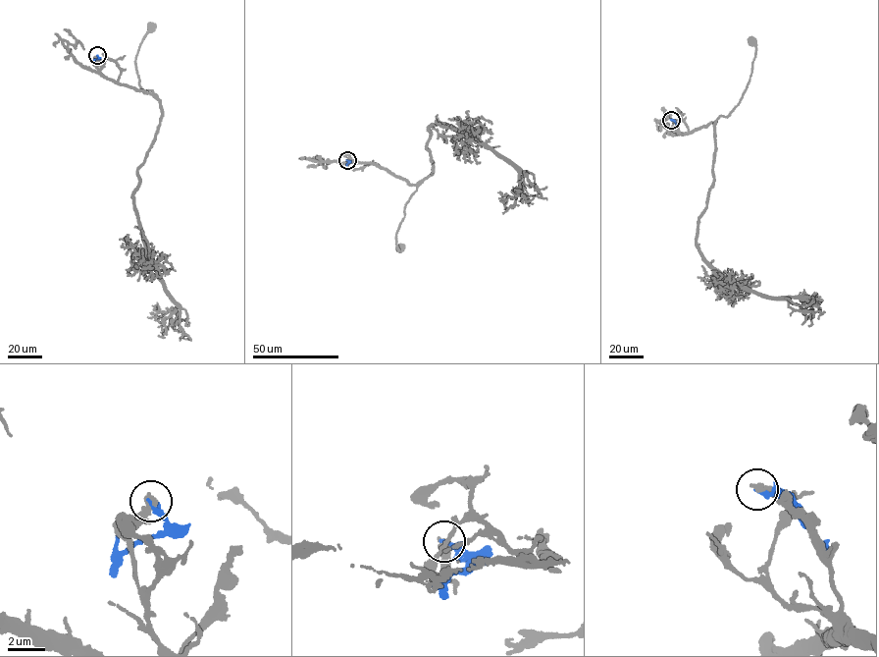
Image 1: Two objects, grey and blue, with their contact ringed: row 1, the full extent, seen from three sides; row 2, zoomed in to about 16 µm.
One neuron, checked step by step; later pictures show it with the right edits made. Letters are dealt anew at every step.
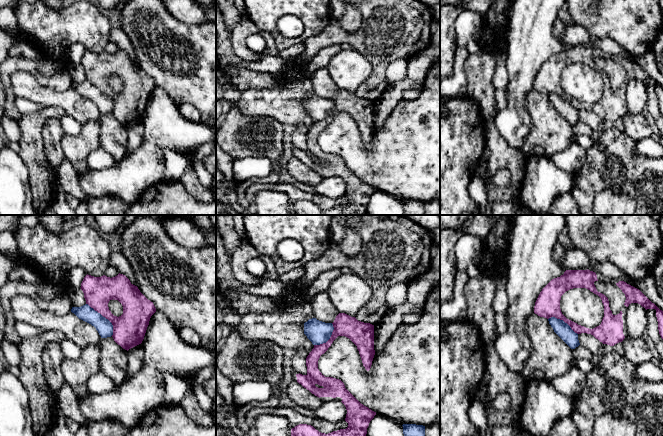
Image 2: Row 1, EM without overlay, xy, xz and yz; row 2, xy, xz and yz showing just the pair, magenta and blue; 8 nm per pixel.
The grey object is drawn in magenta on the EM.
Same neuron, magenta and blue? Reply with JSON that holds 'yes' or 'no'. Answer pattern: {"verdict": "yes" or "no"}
{"verdict": "no"}

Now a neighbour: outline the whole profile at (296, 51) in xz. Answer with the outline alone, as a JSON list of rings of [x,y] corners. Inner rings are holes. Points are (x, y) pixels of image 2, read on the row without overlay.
[[[304,42],[301,44],[293,45],[283,51],[279,51],[279,54],[280,58],[283,60],[288,60],[288,59],[297,60],[300,57],[304,57],[305,51],[306,51],[306,45]]]

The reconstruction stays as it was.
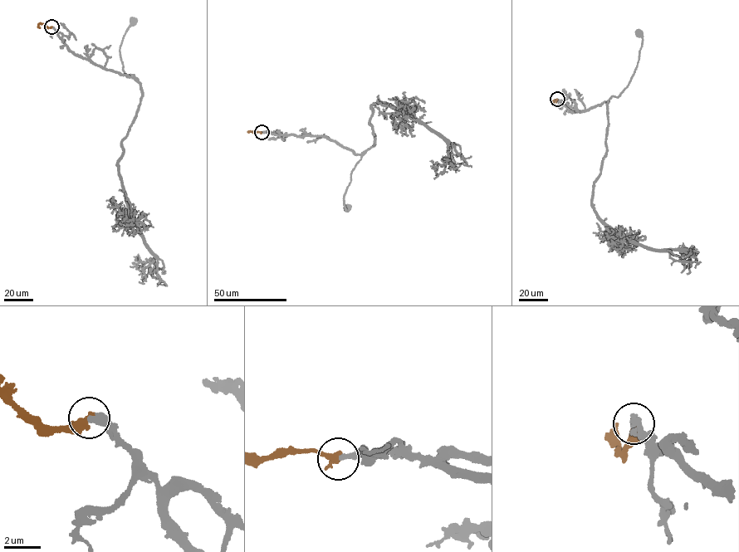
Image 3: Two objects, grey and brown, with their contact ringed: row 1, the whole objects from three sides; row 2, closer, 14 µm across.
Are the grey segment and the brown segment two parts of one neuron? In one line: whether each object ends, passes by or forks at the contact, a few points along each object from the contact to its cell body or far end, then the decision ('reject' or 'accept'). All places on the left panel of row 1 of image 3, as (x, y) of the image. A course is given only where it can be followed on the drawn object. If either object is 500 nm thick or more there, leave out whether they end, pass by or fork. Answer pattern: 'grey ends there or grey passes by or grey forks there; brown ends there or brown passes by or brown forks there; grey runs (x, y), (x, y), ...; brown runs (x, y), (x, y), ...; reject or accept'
grey ends there; brown ends there; grey runs (51, 26), (75, 54), (137, 80), (134, 75), (124, 73), (119, 51), (124, 36), (133, 21); brown runs (51, 26), (40, 23), (40, 27); accept

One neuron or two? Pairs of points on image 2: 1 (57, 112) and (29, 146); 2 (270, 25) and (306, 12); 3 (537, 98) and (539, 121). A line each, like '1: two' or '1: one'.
1: one
2: one
3: one

